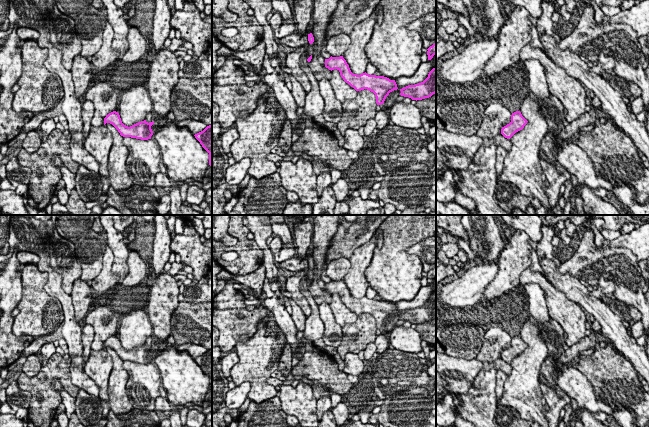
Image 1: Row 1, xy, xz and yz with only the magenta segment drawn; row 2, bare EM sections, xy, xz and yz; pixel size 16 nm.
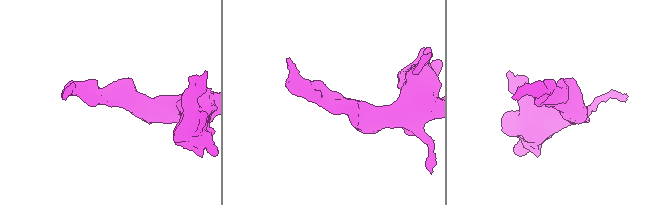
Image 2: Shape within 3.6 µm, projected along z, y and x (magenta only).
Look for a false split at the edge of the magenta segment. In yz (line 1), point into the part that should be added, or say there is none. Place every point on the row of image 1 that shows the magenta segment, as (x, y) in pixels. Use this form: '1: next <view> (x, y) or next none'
1: next none

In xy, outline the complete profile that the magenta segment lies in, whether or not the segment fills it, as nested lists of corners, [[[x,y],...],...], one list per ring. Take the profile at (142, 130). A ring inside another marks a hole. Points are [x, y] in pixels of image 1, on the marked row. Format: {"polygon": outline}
{"polygon": [[[116,111],[106,115],[104,118],[104,125],[106,123],[112,124],[123,137],[148,140],[151,139],[151,136],[153,135],[153,131],[151,129],[151,126],[154,124],[153,121],[148,123],[146,120],[144,120],[128,127],[122,123],[120,115]]]}

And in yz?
{"polygon": [[[516,111],[511,115],[511,122],[506,126],[502,127],[501,134],[509,139],[516,132],[522,130],[524,126],[527,124],[527,120],[522,116],[520,111]]]}

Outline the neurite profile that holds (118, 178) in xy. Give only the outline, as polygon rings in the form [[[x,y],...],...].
[[[110,123],[105,126],[112,133],[113,143],[108,155],[108,173],[106,177],[101,177],[102,191],[105,194],[110,187],[115,191],[121,192],[133,185],[126,170],[126,160],[129,154],[128,148],[122,143],[123,136]]]

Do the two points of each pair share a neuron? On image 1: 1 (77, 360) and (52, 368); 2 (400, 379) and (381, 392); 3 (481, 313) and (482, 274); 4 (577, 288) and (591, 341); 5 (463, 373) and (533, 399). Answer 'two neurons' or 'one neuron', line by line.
1: two neurons
2: one neuron
3: one neuron
4: two neurons
5: two neurons

